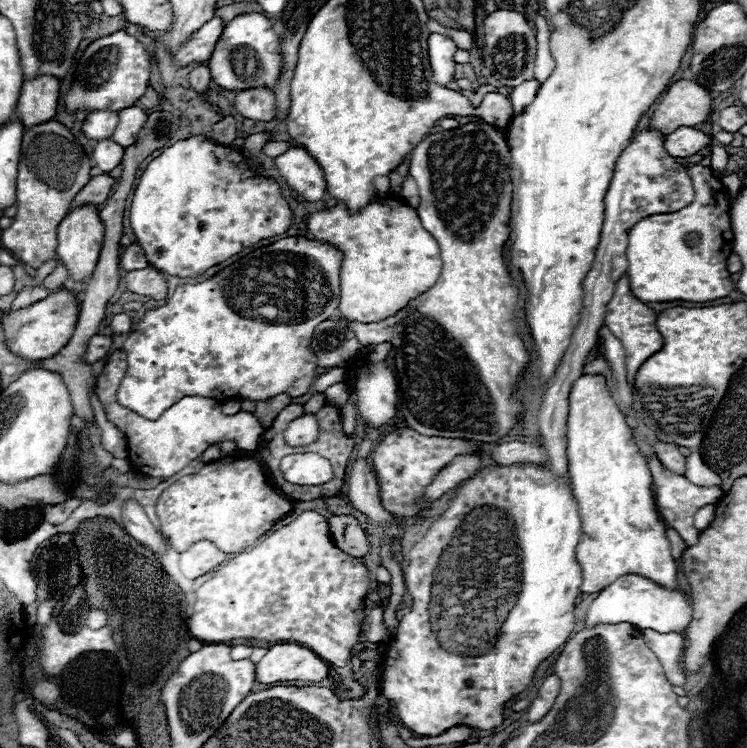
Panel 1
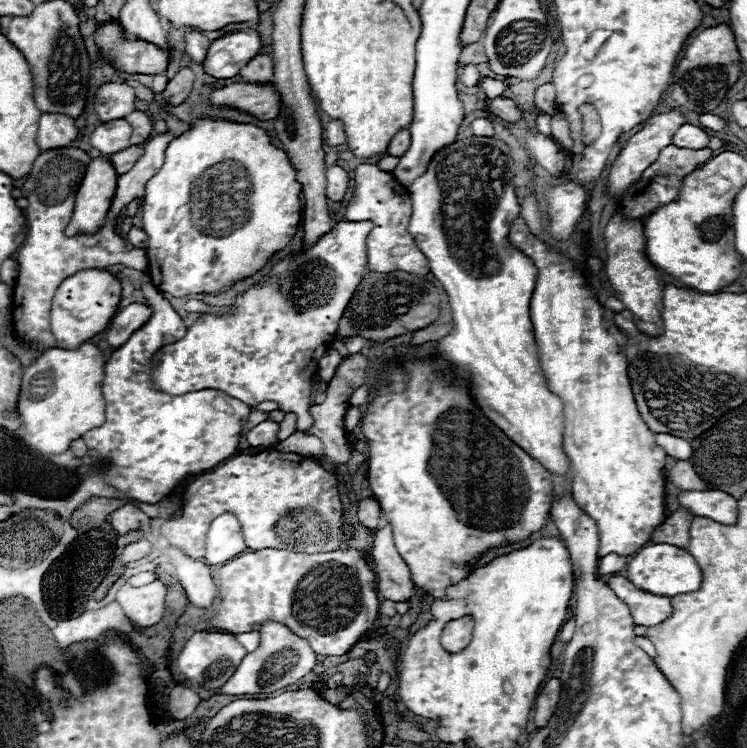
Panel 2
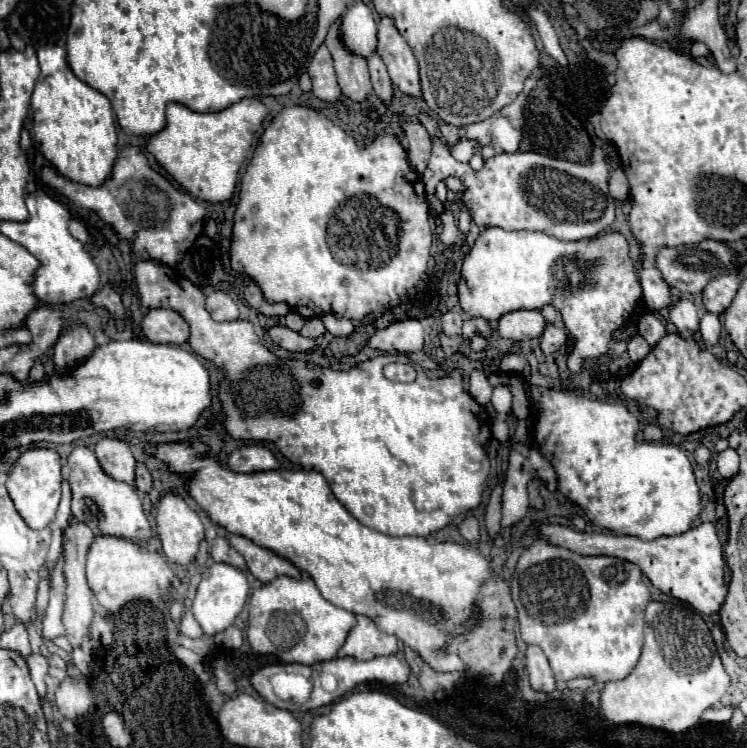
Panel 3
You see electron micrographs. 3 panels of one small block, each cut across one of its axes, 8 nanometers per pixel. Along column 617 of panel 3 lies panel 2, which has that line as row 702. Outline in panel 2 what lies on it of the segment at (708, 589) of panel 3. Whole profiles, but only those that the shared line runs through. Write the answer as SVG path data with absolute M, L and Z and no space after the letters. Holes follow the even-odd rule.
M552 678L538 692L536 702L534 702L534 724L538 728L546 726L548 720L550 720L550 716L554 714L554 710L558 706L558 700L560 700L560 690L562 690L560 688L560 680L558 678Z

